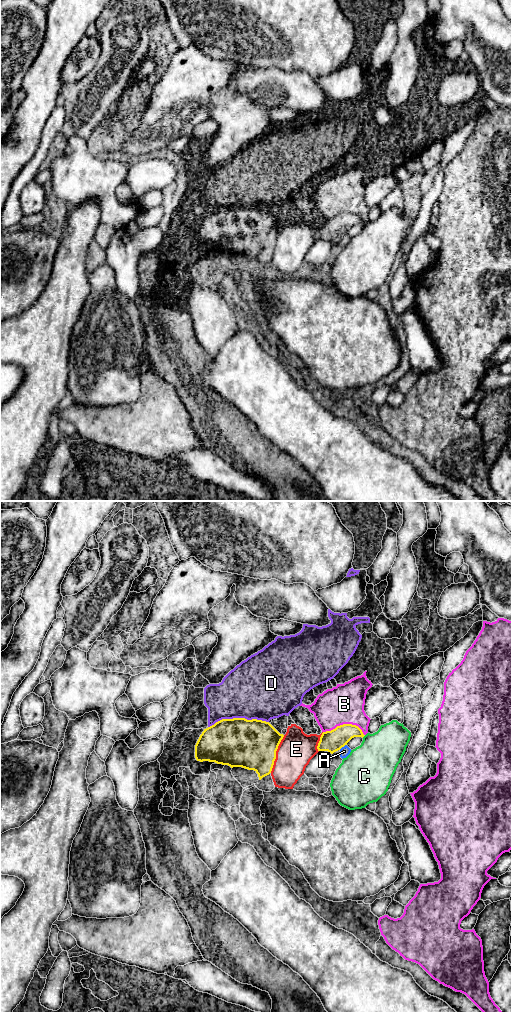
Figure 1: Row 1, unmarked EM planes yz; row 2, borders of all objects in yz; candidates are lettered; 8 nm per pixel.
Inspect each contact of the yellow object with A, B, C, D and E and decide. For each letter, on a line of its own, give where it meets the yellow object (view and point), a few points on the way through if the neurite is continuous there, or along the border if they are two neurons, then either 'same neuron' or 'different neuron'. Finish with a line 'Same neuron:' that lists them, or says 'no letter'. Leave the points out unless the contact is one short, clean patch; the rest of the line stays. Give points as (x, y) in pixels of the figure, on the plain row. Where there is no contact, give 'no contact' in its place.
A: contact yz (342, 234); border yz (346, 232), (339, 237); different neuron
B: contact yz (345, 212); different neuron
C: contact yz (363, 224); different neuron
D: contact yz (238, 206); border yz (268, 209), (222, 206), (208, 215); different neuron
E: contact yz (275, 242); different neuron
Same neuron: no letter

